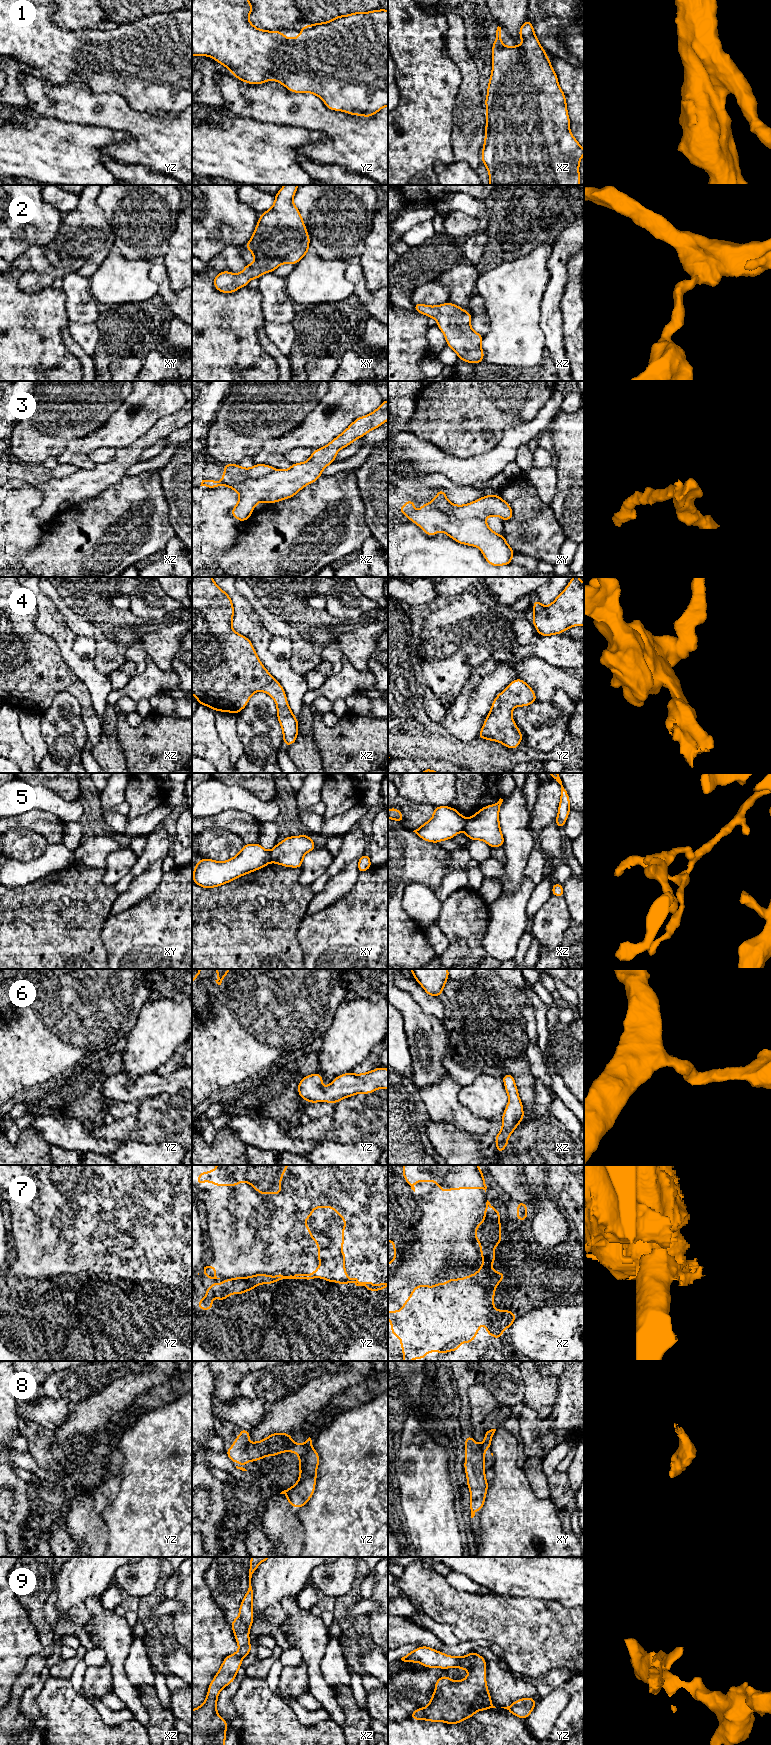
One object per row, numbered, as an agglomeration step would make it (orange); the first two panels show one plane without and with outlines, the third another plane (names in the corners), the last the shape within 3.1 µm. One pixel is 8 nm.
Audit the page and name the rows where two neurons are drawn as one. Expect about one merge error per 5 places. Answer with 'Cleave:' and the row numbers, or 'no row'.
Cleave: 3, 5, 8, 9

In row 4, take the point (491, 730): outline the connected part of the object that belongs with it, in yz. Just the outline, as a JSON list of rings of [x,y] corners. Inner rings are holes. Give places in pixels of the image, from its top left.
[[[513,680],[492,702],[477,738],[500,742],[507,748],[517,748],[522,742],[522,732],[513,720],[512,710],[516,706],[527,707],[535,701],[538,700],[533,689],[524,680]]]

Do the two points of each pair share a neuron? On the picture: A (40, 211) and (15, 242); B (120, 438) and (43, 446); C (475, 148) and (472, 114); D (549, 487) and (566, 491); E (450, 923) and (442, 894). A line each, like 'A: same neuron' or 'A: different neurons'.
A: same neuron
B: different neurons
C: same neuron
D: different neurons
E: different neurons

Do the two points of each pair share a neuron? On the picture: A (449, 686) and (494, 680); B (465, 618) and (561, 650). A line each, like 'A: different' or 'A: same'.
A: different
B: same

